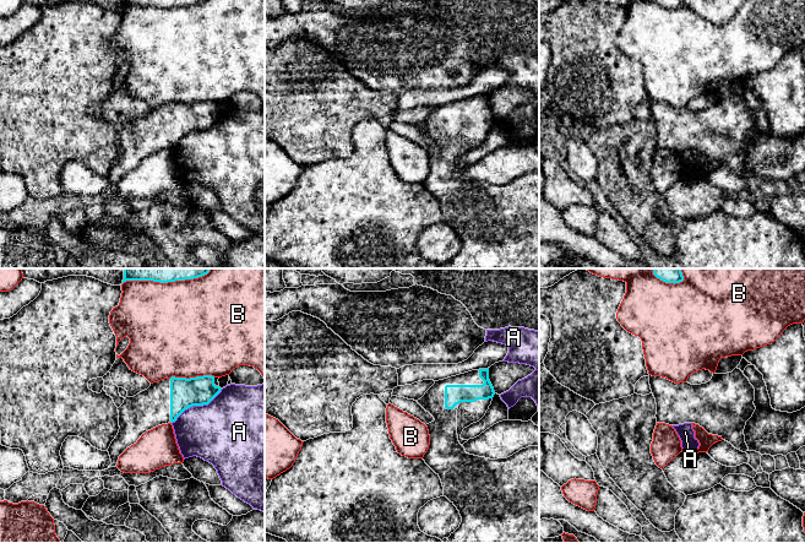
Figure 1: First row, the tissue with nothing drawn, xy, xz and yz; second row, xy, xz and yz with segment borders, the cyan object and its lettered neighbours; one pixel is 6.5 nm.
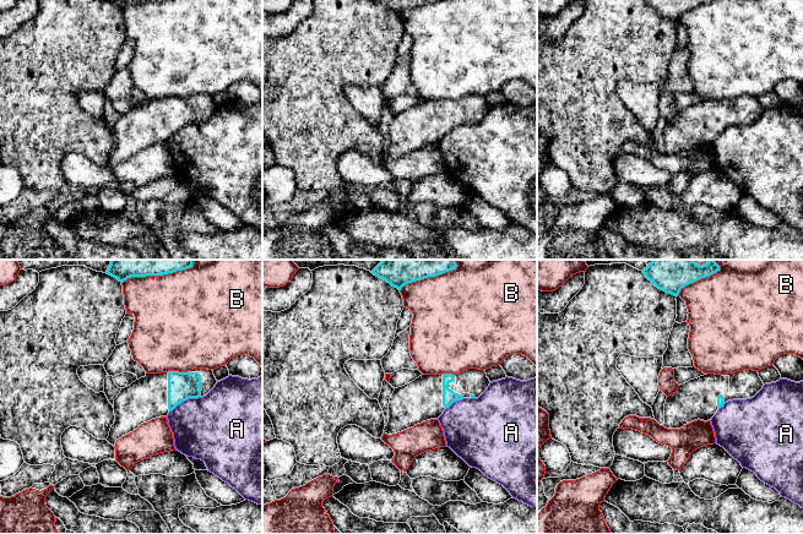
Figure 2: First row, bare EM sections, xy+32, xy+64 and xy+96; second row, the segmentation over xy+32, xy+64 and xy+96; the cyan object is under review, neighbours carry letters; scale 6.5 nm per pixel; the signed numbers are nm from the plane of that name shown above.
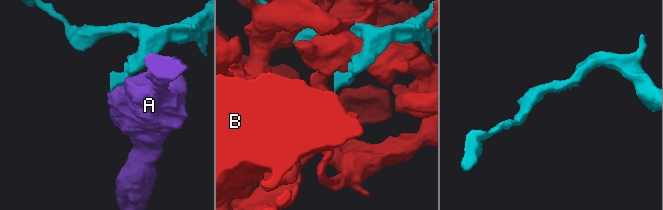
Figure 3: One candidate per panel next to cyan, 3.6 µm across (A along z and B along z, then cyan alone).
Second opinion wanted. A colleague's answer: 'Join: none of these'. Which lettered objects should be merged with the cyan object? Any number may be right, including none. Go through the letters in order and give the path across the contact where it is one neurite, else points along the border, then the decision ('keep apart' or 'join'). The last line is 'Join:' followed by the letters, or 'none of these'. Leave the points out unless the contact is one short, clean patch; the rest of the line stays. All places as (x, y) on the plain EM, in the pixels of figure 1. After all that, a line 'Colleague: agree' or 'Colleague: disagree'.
A: border along xy (222, 114), (207, 129), (188, 132), (172, 148); keep apart
B: keep apart
Join: none of these
Colleague: agree

